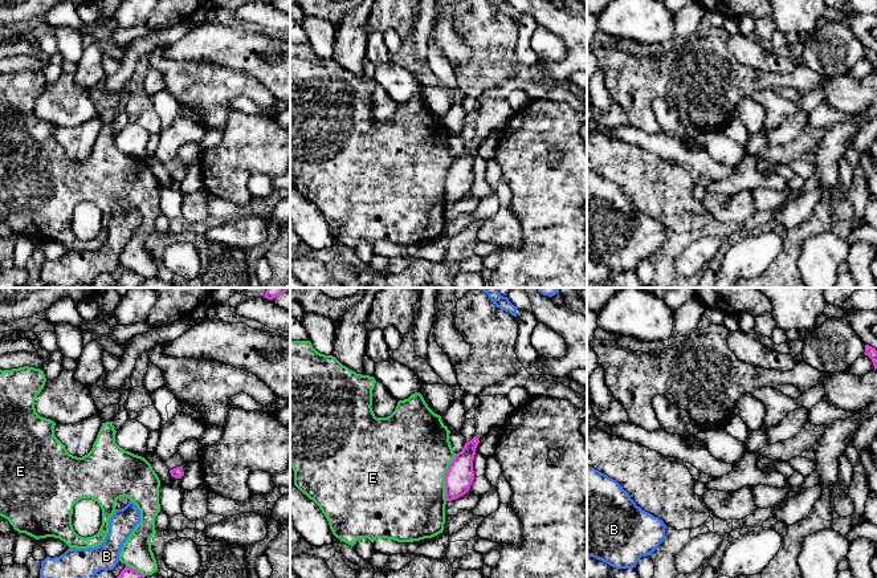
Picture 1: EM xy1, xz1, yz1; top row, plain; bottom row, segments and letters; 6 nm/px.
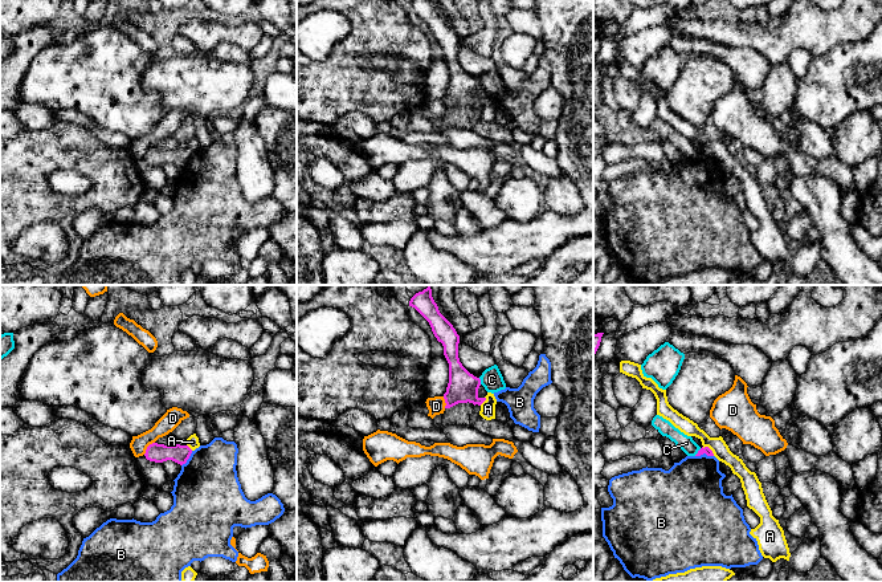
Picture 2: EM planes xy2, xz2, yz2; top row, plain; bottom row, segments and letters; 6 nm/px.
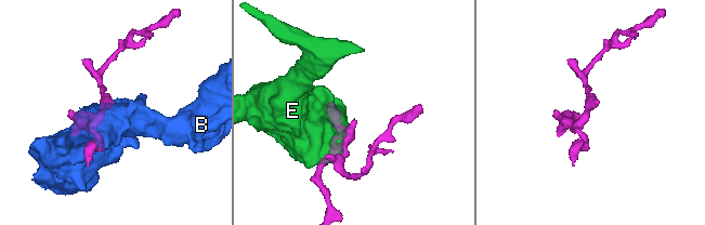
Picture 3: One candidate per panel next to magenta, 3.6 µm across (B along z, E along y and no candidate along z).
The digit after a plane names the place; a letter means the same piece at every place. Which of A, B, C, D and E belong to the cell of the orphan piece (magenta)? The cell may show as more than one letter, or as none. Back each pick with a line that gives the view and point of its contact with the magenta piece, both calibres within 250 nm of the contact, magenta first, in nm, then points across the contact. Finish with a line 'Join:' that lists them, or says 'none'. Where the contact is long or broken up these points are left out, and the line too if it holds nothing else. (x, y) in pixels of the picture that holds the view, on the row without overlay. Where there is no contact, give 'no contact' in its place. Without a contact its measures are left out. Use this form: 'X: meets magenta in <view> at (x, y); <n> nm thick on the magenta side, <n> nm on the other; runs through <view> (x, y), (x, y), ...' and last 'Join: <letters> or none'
Join: none

